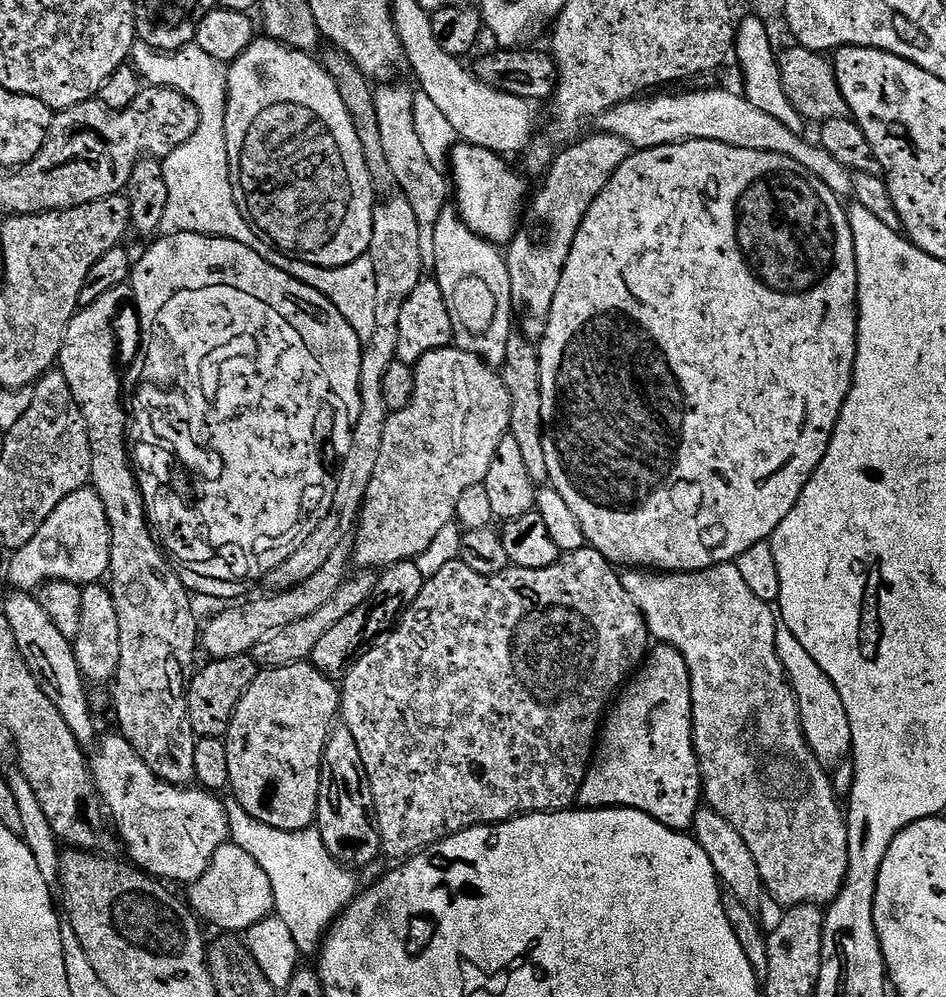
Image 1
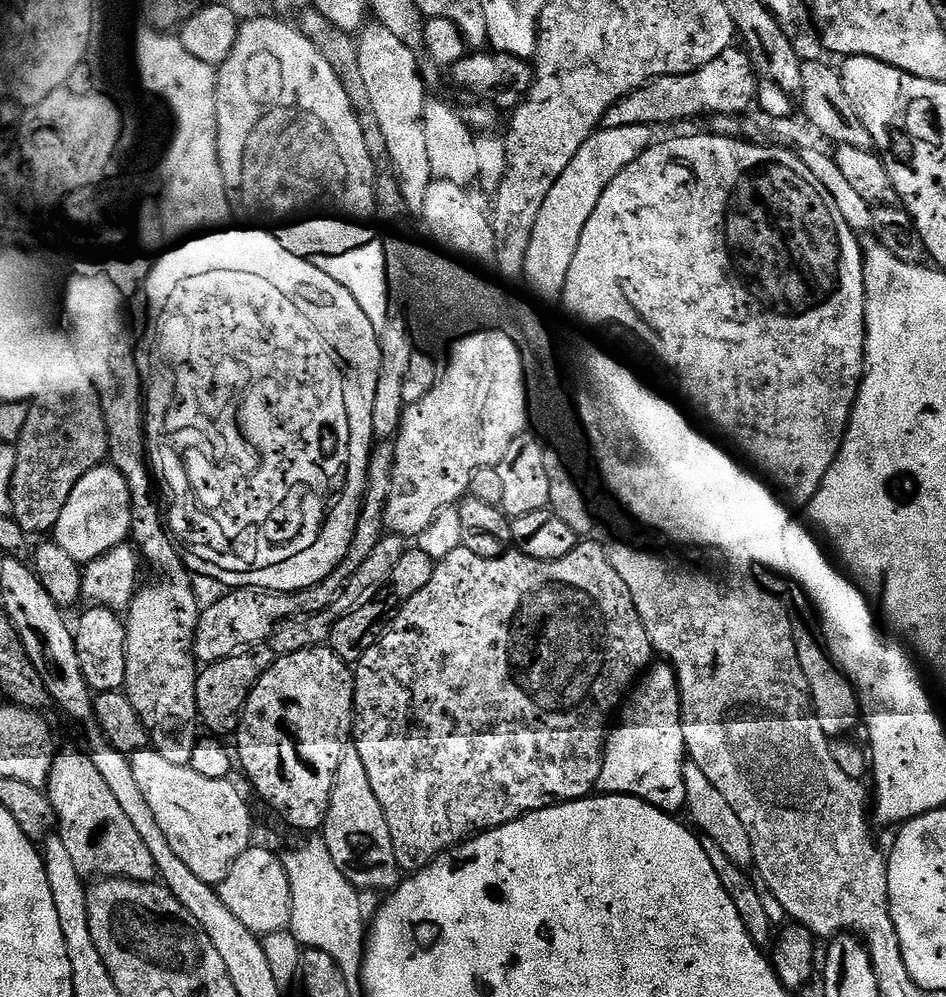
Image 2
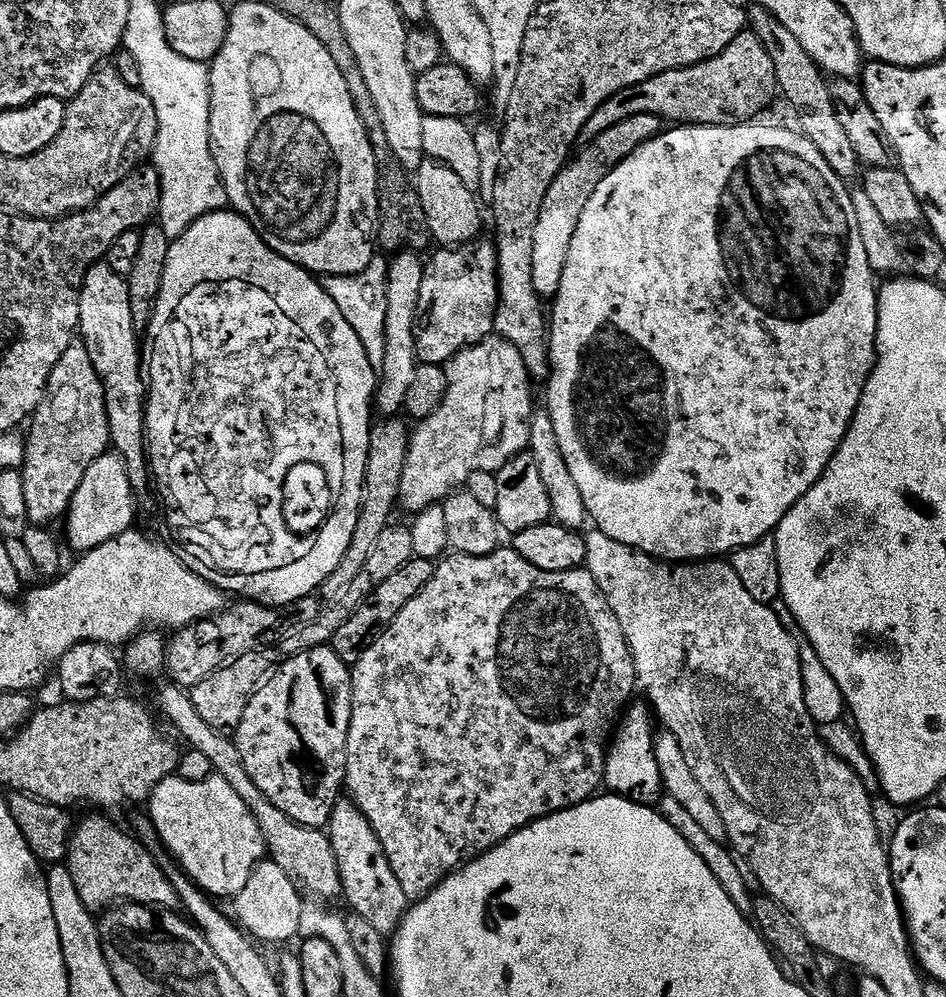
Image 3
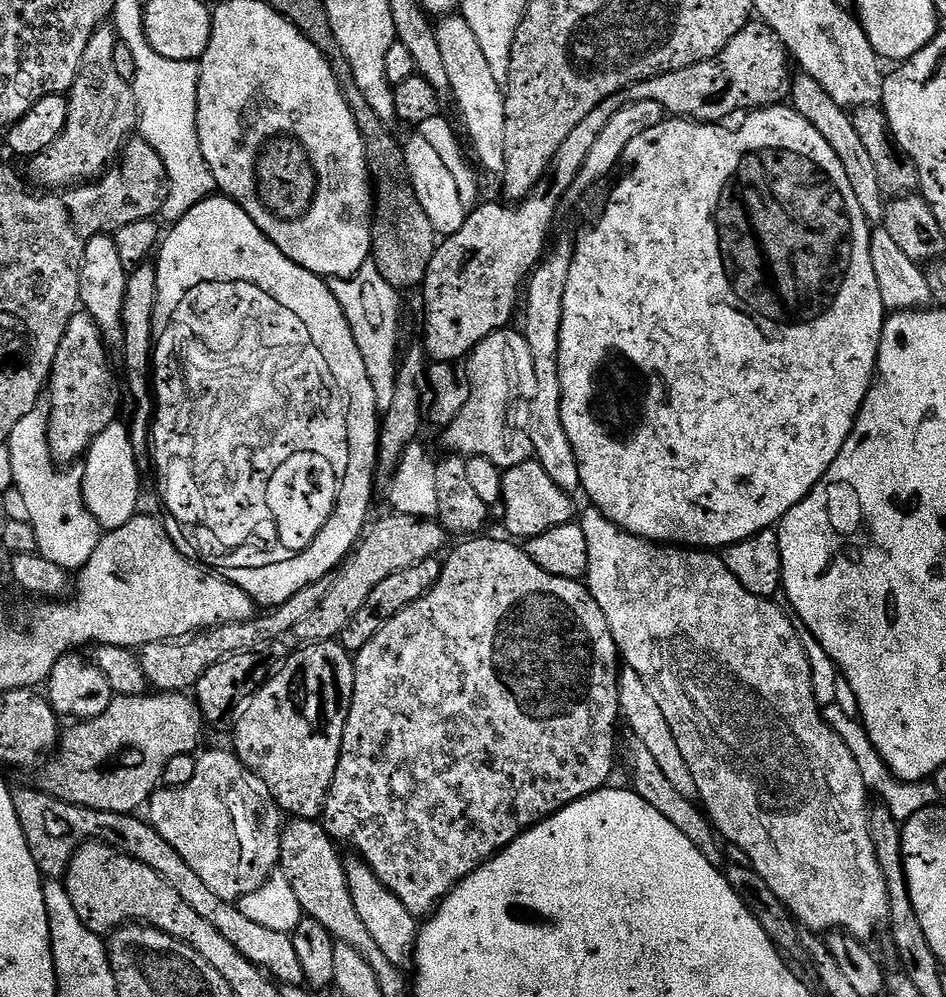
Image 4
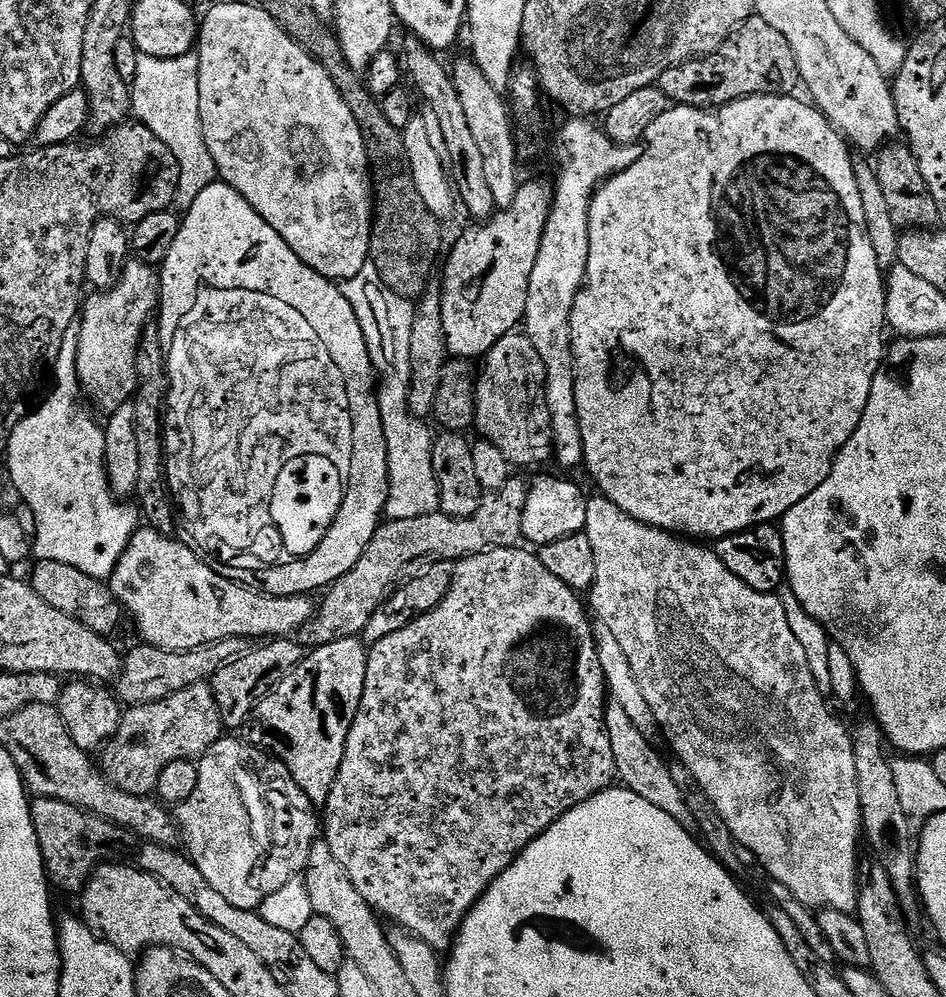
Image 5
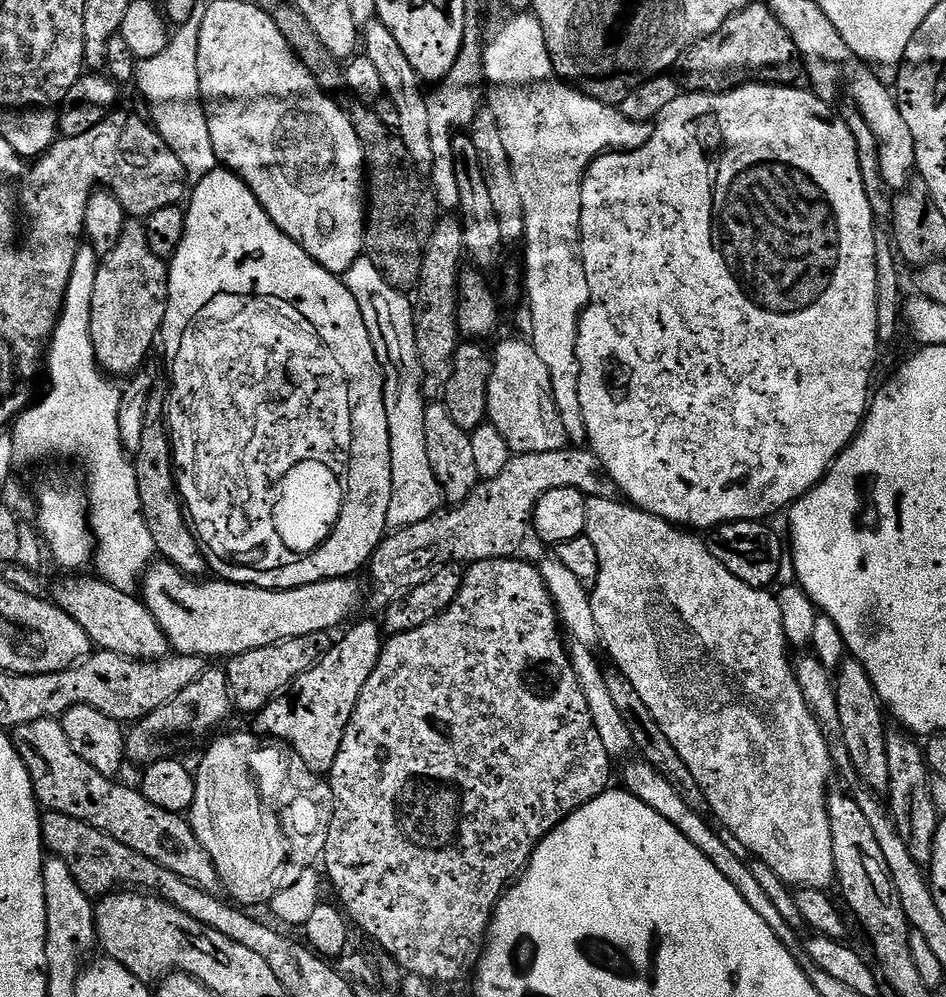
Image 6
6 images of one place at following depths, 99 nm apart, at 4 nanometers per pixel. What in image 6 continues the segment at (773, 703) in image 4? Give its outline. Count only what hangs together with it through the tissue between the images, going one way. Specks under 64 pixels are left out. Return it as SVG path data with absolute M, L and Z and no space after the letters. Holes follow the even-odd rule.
M597 496L589 499L586 534L590 538L590 542L594 542L594 550L598 550L600 573L598 582L590 589L590 595L594 622L598 622L600 631L600 644L612 655L611 663L619 668L622 674L626 674L626 678L630 678L630 686L634 686L634 690L638 690L638 698L642 698L642 702L646 702L646 710L650 710L650 714L654 714L654 722L658 722L658 726L662 726L662 734L666 734L666 738L670 738L674 750L678 750L682 762L686 762L690 774L694 774L694 782L698 782L702 794L706 794L706 802L711 815L716 815L724 823L723 831L749 857L766 863L787 885L827 889L828 883L831 885L836 878L834 850L830 838L830 818L828 817L828 793L830 791L828 783L832 780L832 774L834 776L834 765L828 737L825 736L824 729L820 727L816 715L810 710L810 706L802 694L802 686L798 686L793 657L788 657L790 643L783 630L783 616L779 610L776 596L763 588L751 588L746 582L742 582L741 578L736 578L722 562L714 558L707 543L696 537L699 535L693 534L683 527L670 524L667 520L657 516L651 516L650 513L643 512L641 508L621 502L619 499L607 500Z

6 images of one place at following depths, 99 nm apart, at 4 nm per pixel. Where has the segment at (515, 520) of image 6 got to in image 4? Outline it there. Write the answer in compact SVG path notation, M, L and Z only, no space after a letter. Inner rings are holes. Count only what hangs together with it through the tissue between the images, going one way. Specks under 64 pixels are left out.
M391 515L385 520L378 521L372 529L371 527L367 529L368 537L361 542L356 557L349 562L348 569L340 580L331 583L331 591L322 602L322 606L318 606L318 610L310 614L306 622L301 622L292 631L291 639L296 639L297 645L307 646L335 641L340 633L346 630L352 619L366 607L370 594L378 590L381 582L386 582L386 578L390 578L391 575L433 559L440 554L436 552L449 547L449 533L435 519L420 520L417 516Z

